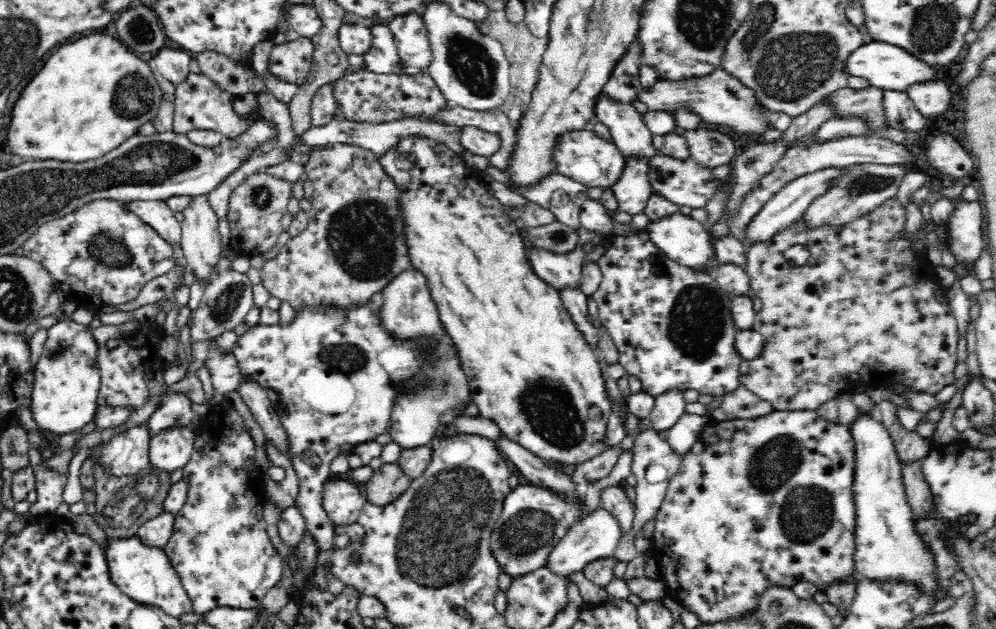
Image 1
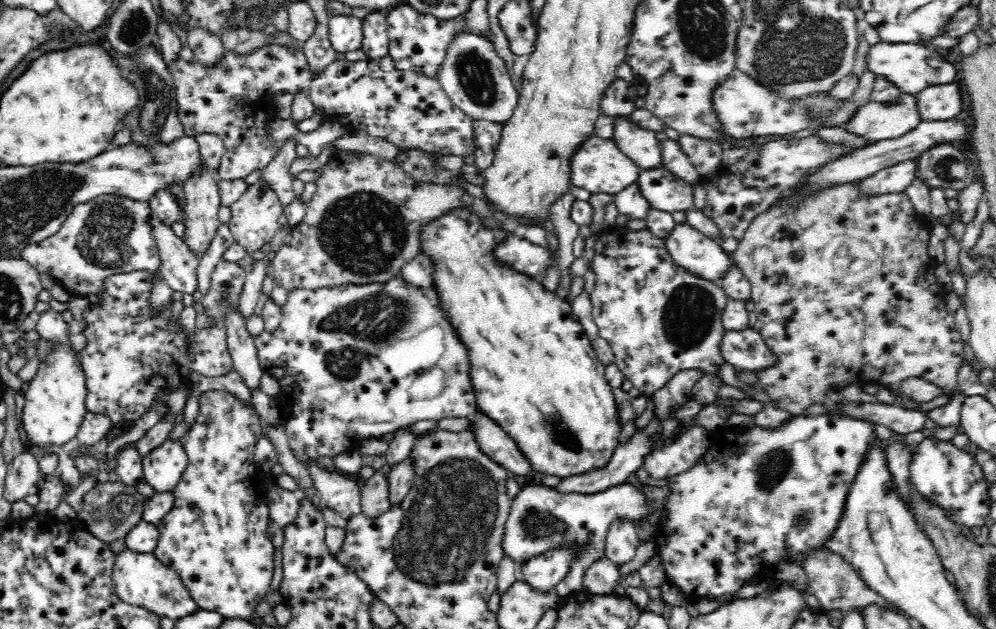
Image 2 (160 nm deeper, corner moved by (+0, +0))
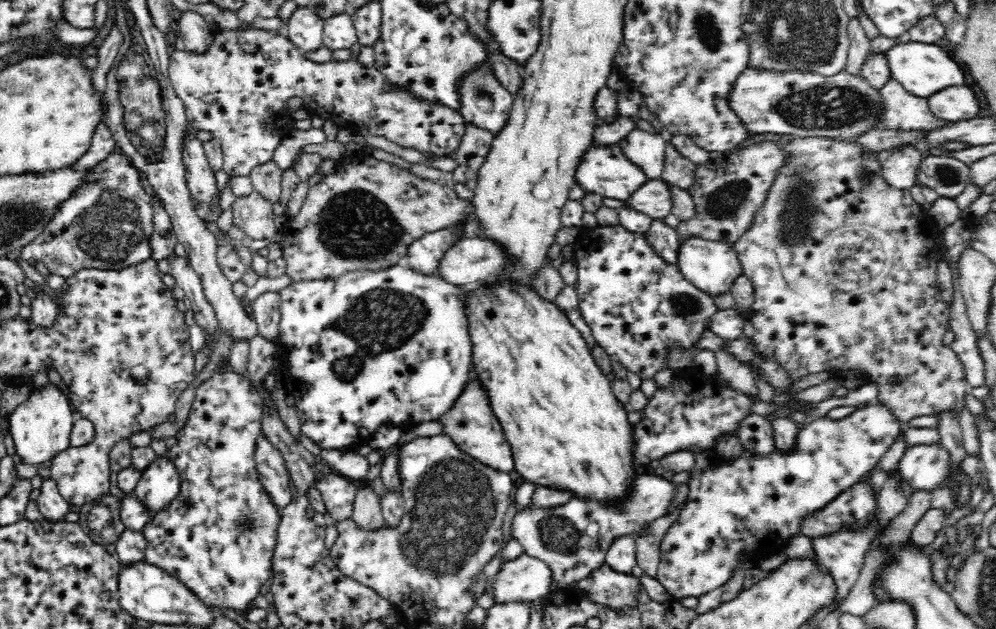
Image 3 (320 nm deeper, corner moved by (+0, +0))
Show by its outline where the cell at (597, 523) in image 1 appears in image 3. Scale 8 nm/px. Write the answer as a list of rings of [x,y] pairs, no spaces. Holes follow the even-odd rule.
[[[524,552],[514,560],[502,562],[495,578],[496,580],[490,584],[490,594],[494,596],[496,603],[513,600],[544,602],[547,596],[554,591],[552,590],[552,582],[555,580],[551,566],[544,560],[528,556]]]

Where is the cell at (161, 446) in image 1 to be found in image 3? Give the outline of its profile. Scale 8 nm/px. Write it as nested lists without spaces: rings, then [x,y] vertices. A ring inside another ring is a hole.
[[[158,455],[141,470],[141,479],[134,490],[137,499],[151,508],[154,514],[164,510],[179,493],[180,473],[168,455]]]

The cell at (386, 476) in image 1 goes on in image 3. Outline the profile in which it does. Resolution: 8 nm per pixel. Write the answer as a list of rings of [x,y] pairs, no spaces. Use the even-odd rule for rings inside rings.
[[[361,484],[351,518],[364,529],[374,530],[385,524],[381,499],[374,488]]]

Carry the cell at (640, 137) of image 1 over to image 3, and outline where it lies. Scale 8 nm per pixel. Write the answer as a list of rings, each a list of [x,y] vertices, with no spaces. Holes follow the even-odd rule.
[[[634,129],[619,145],[627,159],[634,162],[648,179],[657,179],[663,173],[666,143],[667,140],[658,132]]]

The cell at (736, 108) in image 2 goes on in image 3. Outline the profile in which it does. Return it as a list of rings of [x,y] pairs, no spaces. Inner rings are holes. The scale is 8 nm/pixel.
[[[746,67],[732,83],[728,93],[728,106],[738,117],[741,125],[750,134],[780,134],[787,138],[808,137],[850,137],[868,129],[876,129],[873,122],[881,113],[882,97],[878,90],[874,90],[861,76],[850,76],[843,70],[836,76],[824,77],[816,73],[774,72],[773,70],[758,70]]]

